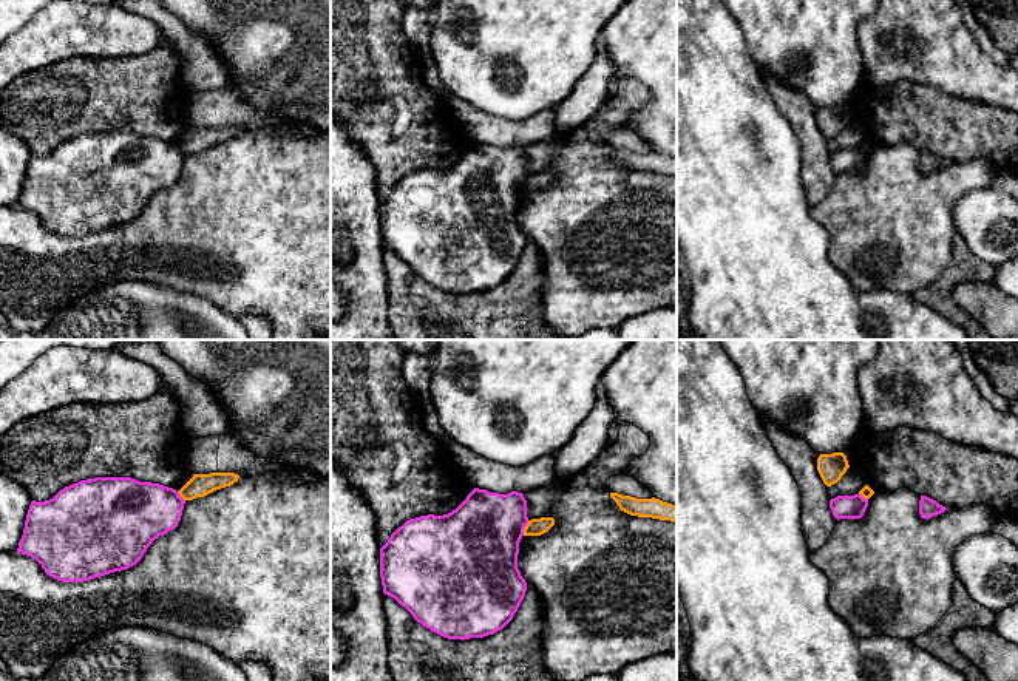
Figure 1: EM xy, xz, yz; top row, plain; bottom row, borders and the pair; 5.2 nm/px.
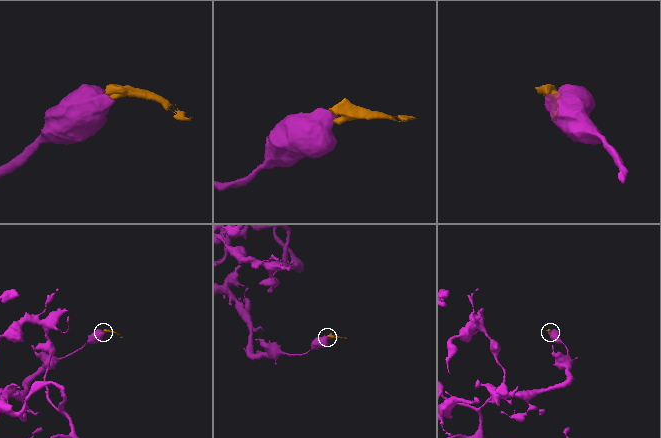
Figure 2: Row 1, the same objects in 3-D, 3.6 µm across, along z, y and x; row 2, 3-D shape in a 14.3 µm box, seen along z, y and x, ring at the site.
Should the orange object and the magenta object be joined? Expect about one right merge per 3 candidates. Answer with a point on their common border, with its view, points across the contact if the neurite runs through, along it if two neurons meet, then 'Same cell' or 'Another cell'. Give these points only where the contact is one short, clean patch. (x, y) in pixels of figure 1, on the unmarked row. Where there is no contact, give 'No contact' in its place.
Touches orange at xz (524, 182). Boundary: xz (529, 175), (522, 189). Another cell

